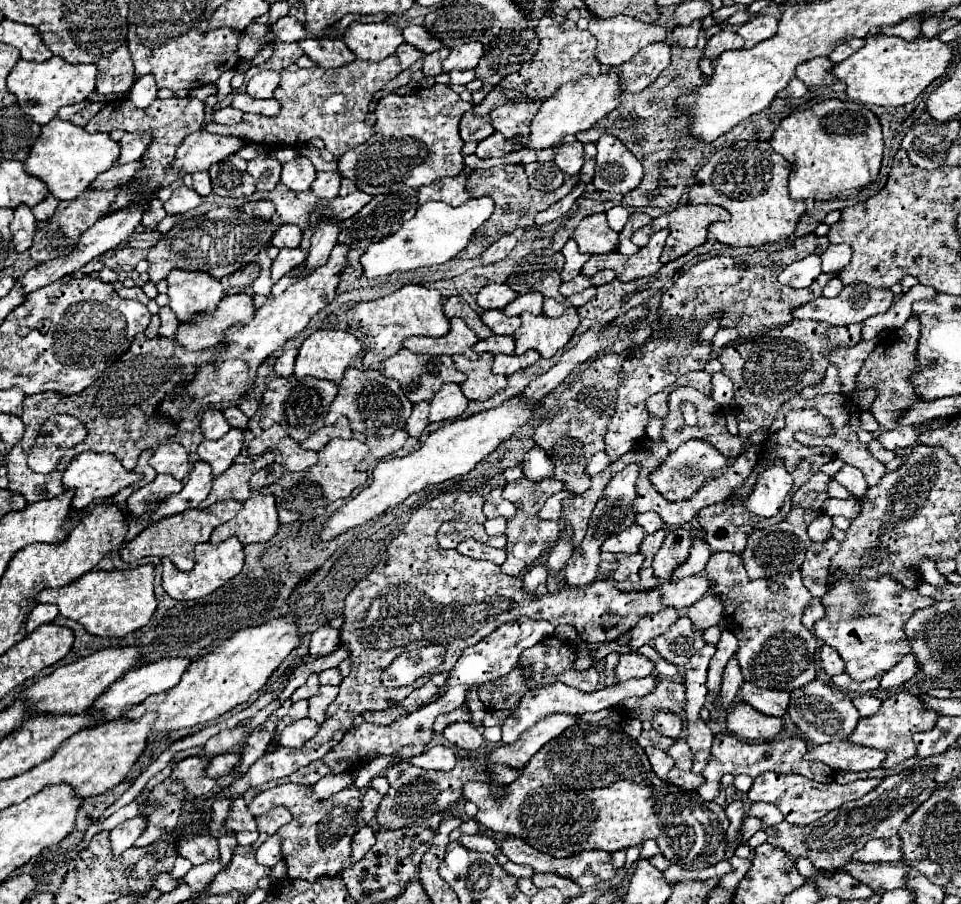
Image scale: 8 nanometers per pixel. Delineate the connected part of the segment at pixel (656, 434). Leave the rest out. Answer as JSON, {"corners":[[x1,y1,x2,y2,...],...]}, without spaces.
{"corners":[[649,417,649,423,647,423,647,437,653,439,653,441,661,441,661,423,657,417]]}

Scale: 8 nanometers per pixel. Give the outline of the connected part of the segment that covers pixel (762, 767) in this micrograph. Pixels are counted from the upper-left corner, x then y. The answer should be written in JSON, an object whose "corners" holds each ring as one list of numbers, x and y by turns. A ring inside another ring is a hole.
{"corners":[[721,735,721,737,715,737,713,741,713,749,711,749,711,761,707,763,707,767,703,769,703,777,705,777,705,783,697,789,697,793,705,799,705,801,711,801,713,797,717,797,719,793,719,781,725,773,731,773,731,775,739,775,739,773,745,773,745,775,751,775,751,777,759,777,761,773,797,773,797,775,805,775,809,779,815,779,815,781,825,781,829,777,831,781,831,773,827,765,823,763,811,763,811,761,803,761,803,755,807,753,807,745,799,739,799,737,787,737,787,739,775,739,775,741,769,741,769,743,745,743,745,741,739,741,737,737,733,735]]}

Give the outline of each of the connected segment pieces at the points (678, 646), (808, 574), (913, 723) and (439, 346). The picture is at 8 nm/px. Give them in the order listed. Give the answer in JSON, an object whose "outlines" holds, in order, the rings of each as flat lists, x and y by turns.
{"outlines":[[[683,615,667,633,655,637,651,645,663,659,677,667,683,667,705,645,705,641,703,633,691,623,687,615]],[[831,537,825,545,811,543,805,555,805,565,801,567,803,585,817,599,823,597,827,591,827,575,829,575,827,571,831,565,831,557,837,553,837,549,839,549,839,541]],[[893,693,887,701,881,703,881,709,867,719,859,719,855,731,851,733,849,741,863,745,863,747,873,747,873,749,885,749,887,757,881,763,883,769,891,769,897,763,903,763,905,759,915,757,915,747,913,747,913,735,919,731,929,731,933,729,937,721,937,713,933,713,931,709,923,709,919,707,917,695,911,693]],[[459,317,451,319,451,331,443,337,409,337,405,341,405,349,413,353,429,353,429,355,455,355,467,353,479,337,461,321]]]}

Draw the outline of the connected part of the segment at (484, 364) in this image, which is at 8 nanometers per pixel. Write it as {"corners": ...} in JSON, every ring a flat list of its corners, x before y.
{"corners":[[481,353,477,361,469,361,465,355,455,355,453,361,457,369,467,375,467,381,461,385,461,391,467,399,487,401,507,385,505,375,491,373,491,365,493,365,491,353]]}

